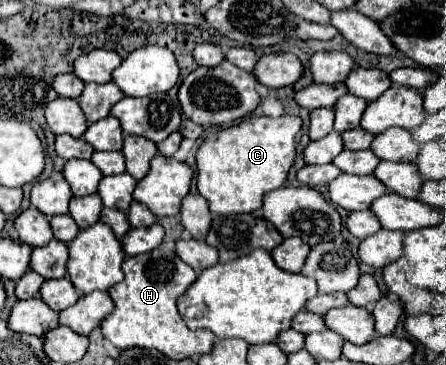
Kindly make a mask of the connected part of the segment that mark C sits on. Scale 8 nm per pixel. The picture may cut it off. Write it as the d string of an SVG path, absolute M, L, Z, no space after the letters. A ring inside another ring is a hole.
M245 117L241 123L225 127L215 139L205 139L197 151L197 191L209 201L215 215L255 213L261 209L265 193L283 187L295 159L295 135L301 119L281 117Z

